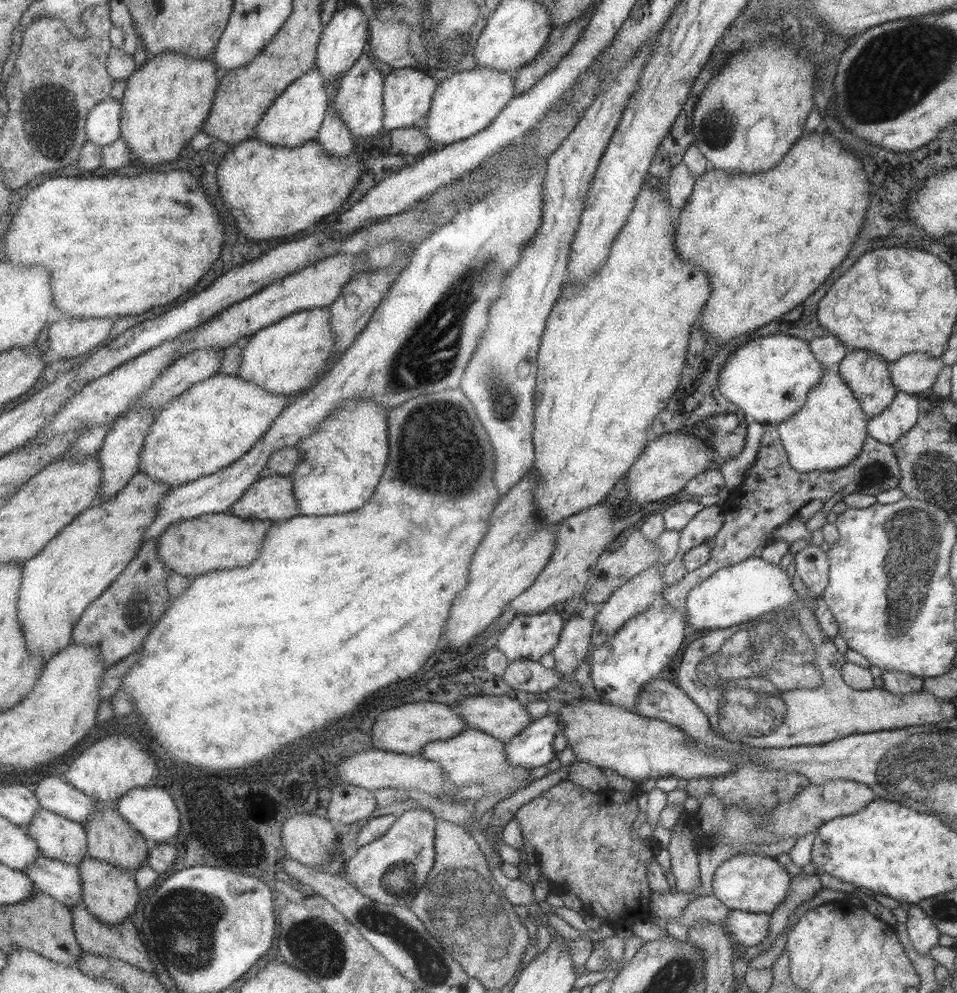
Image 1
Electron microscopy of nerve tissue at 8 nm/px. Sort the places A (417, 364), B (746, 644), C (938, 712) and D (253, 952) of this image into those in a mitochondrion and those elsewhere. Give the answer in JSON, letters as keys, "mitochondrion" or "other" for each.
{"A":"mitochondrion","B":"mitochondrion","C":"mitochondrion","D":"other"}

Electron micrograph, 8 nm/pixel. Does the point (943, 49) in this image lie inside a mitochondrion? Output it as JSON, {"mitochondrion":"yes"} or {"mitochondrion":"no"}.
{"mitochondrion":"yes"}

